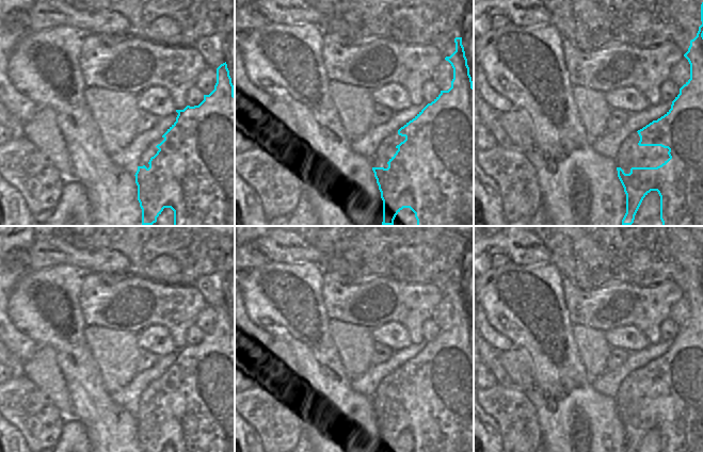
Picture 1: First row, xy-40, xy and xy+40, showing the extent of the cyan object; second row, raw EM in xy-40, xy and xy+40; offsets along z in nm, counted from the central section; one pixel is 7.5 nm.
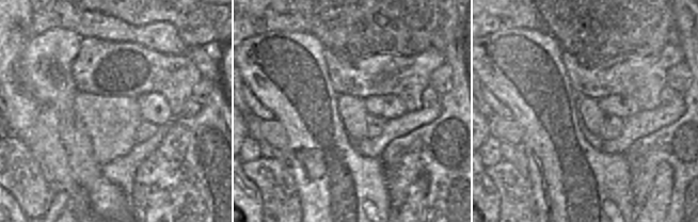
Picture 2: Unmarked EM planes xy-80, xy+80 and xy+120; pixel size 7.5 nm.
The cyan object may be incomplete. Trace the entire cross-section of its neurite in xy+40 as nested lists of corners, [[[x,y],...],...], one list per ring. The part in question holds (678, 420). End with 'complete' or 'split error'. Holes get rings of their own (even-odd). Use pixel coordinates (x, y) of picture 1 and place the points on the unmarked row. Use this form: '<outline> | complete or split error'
[[[703,241],[701,260],[697,275],[690,279],[688,290],[684,293],[690,303],[690,318],[680,327],[671,348],[664,355],[637,370],[640,375],[639,385],[668,387],[670,397],[657,406],[632,406],[629,413],[617,406],[626,433],[626,452],[637,452],[643,437],[651,430],[657,430],[660,435],[660,452],[703,452]]] | complete

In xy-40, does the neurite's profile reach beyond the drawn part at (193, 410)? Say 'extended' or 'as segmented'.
as segmented

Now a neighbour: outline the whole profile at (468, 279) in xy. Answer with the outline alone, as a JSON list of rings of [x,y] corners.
[[[473,247],[473,256],[470,258],[470,264],[464,277],[464,290],[465,295],[467,297],[467,304],[469,306],[469,313],[472,316],[474,326],[474,247]]]

